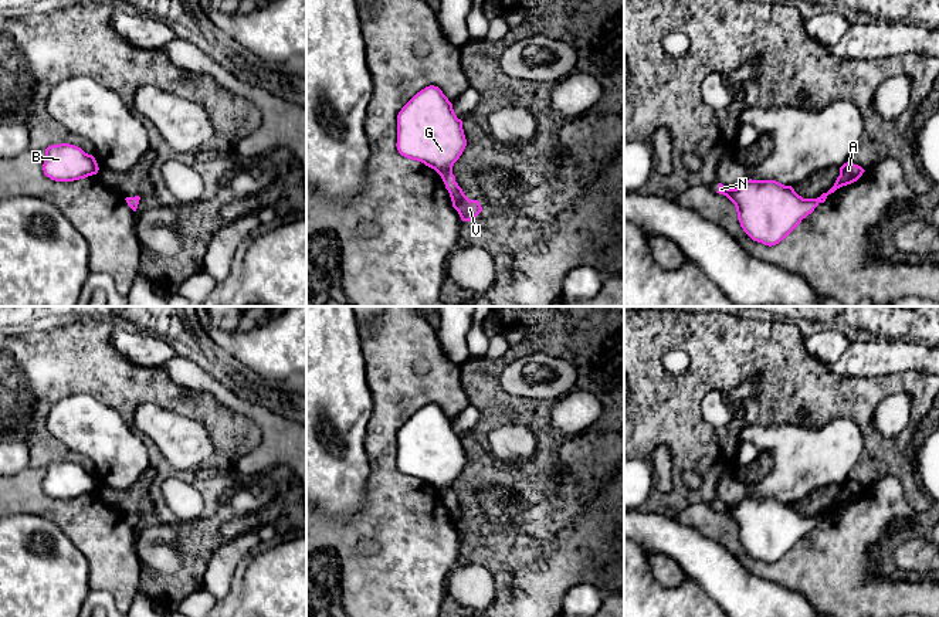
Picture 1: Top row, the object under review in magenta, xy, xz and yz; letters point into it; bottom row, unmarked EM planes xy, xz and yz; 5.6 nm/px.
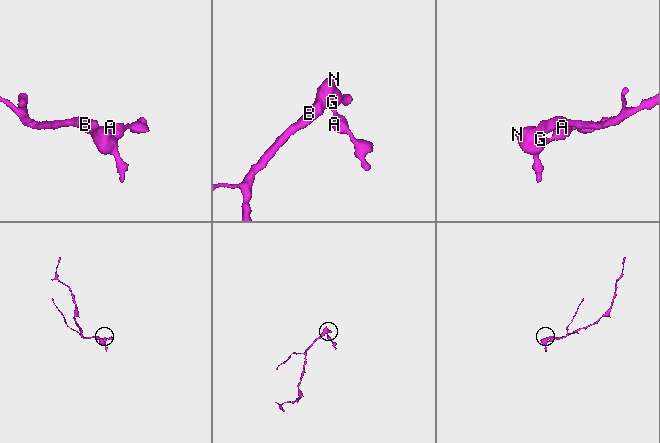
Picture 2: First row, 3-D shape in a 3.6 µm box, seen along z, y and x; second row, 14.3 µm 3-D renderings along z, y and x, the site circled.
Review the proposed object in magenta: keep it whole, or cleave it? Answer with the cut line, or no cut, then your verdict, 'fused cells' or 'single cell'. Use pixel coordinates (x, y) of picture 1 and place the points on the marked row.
no cut; single cell

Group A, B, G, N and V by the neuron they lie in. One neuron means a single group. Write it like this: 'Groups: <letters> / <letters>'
Groups: A B G N V

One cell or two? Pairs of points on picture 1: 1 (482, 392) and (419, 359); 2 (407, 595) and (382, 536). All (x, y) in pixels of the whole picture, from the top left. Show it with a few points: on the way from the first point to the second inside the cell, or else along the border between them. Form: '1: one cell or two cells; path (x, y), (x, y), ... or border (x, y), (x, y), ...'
1: two cells; border (458, 369), (458, 380), (470, 403)
2: one cell; path (393, 580), (390, 577), (390, 551)

